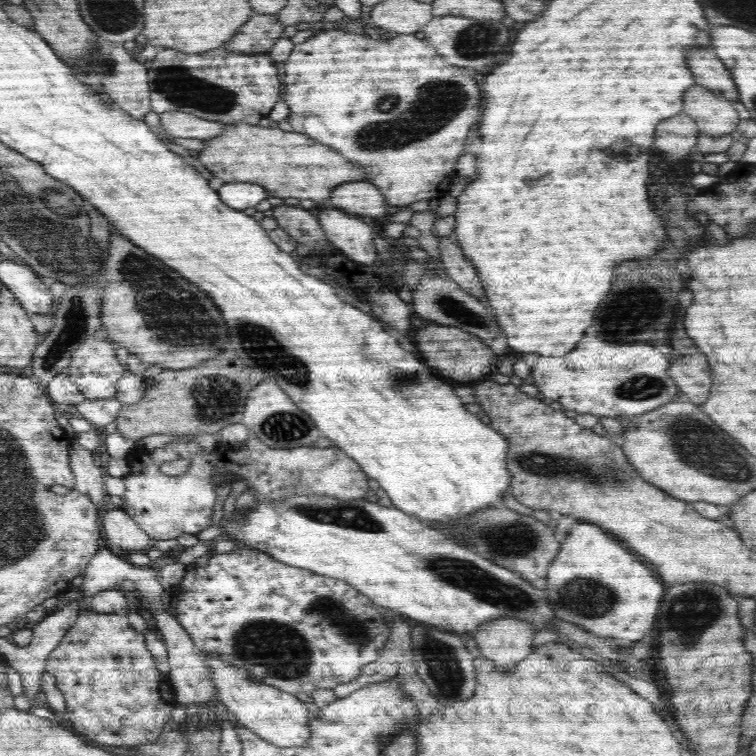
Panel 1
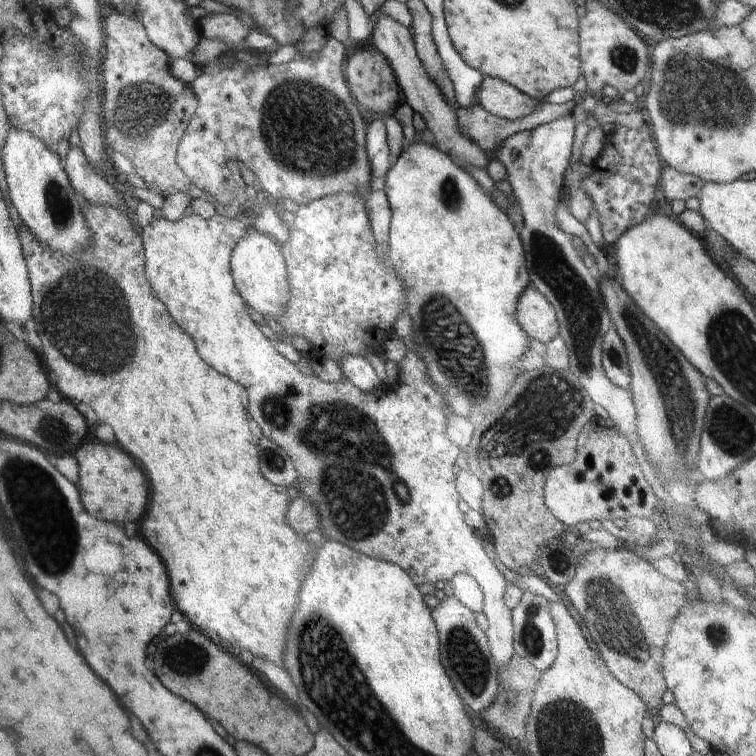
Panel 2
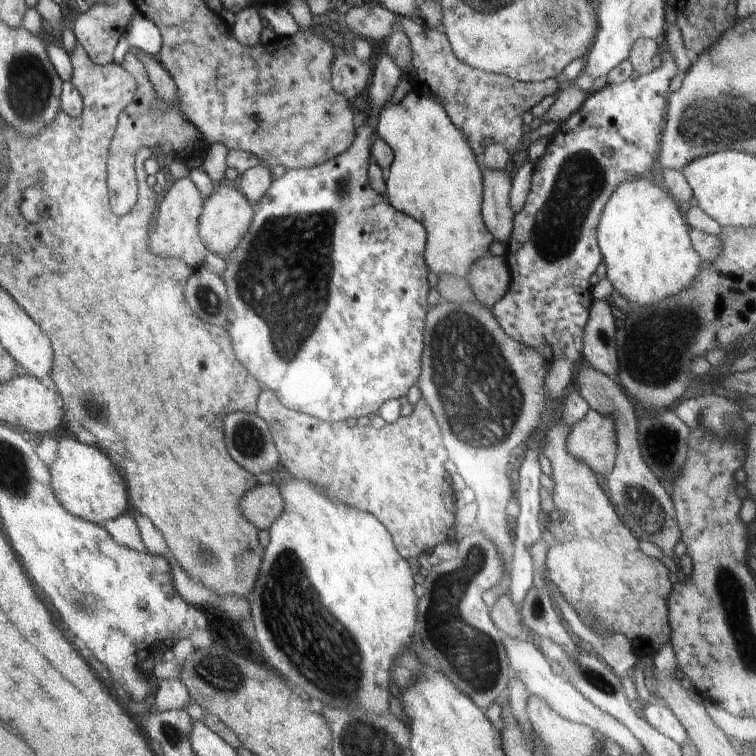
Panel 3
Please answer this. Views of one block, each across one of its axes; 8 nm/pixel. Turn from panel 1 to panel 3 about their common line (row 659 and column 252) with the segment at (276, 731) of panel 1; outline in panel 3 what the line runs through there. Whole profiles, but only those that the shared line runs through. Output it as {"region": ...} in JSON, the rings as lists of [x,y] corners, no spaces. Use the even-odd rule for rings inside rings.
{"region":[[[222,183],[216,188],[215,193],[205,200],[200,216],[200,238],[206,248],[223,258],[225,261],[240,246],[240,240],[244,240],[246,233],[251,230],[252,220],[254,220],[252,205],[246,197],[239,191],[235,184]]]}

